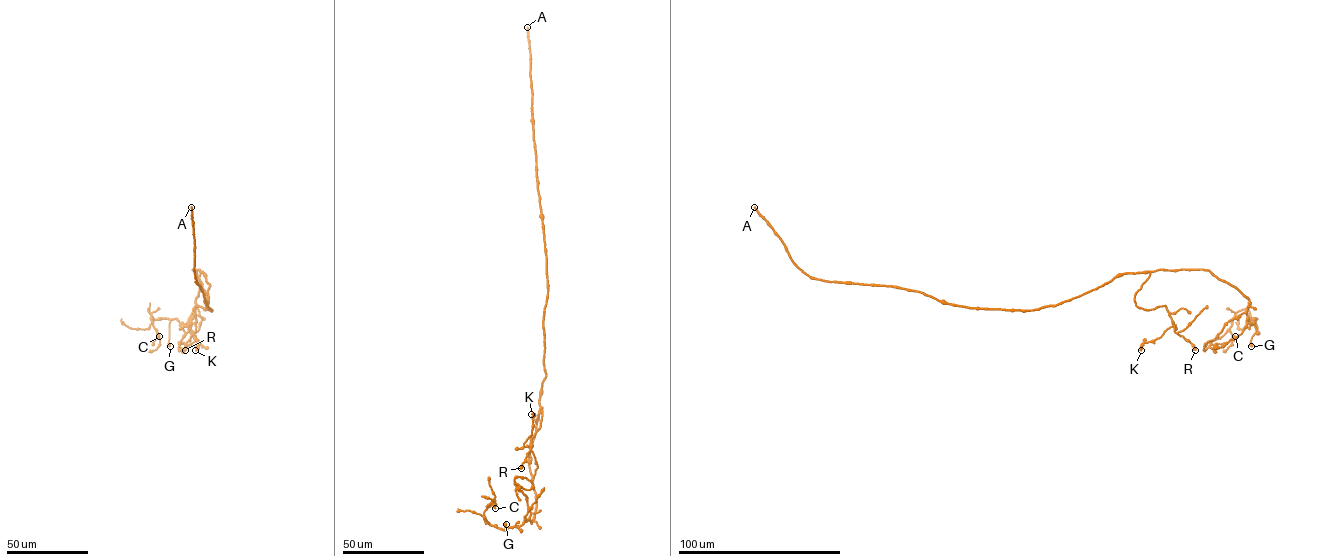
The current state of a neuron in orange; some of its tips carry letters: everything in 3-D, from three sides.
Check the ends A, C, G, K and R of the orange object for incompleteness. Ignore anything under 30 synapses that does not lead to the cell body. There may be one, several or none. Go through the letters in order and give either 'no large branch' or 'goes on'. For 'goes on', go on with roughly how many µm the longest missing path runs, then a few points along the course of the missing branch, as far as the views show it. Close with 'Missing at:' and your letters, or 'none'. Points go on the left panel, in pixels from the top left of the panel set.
A: goes on; about 250 µm are missing; missing branch runs (191, 207), (189, 176), (197, 116), (226, 71), (246, 101), (231, 127), (220, 189), (222, 223), (203, 234)
C: no large branch
G: no large branch
K: no large branch
R: no large branch
Missing at: A

